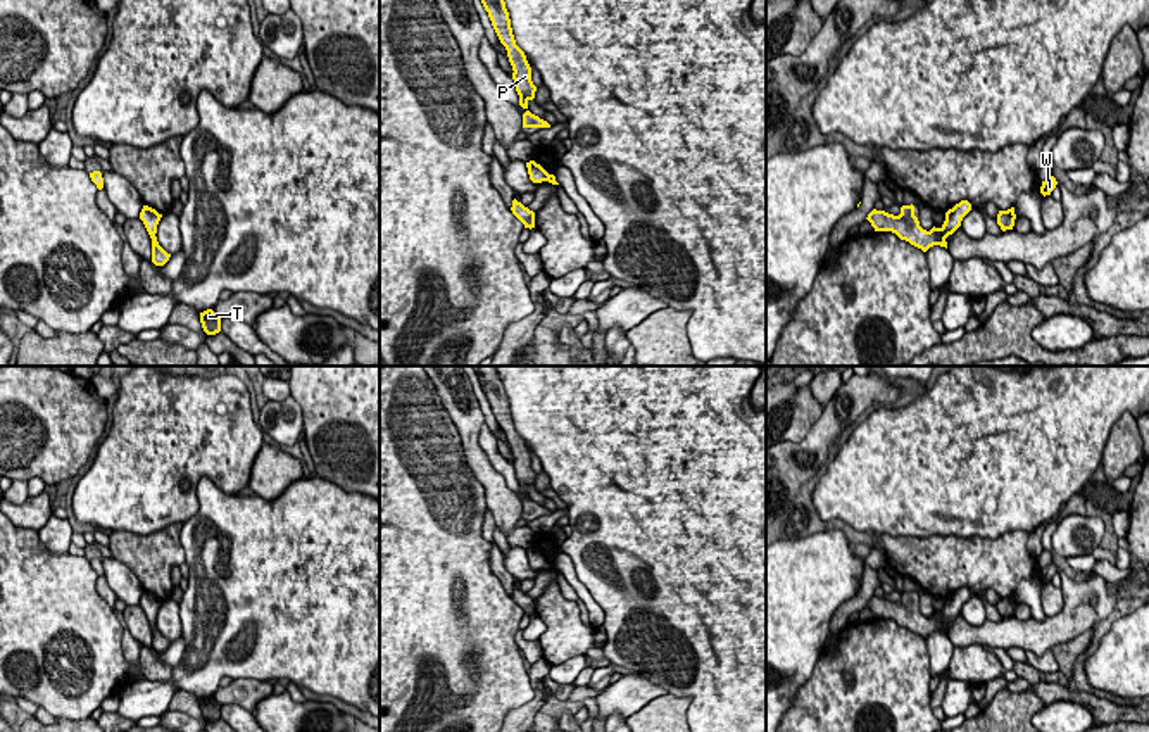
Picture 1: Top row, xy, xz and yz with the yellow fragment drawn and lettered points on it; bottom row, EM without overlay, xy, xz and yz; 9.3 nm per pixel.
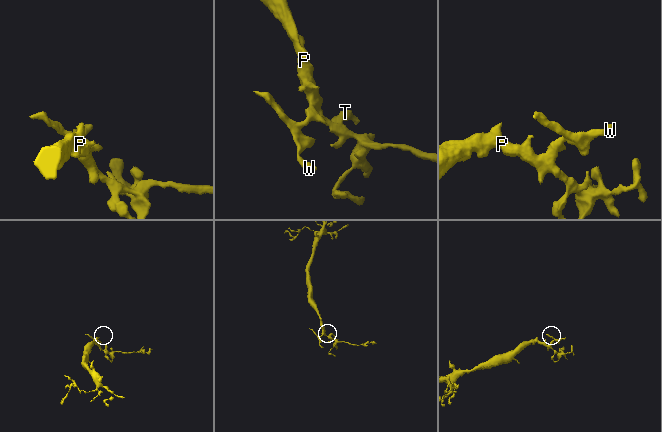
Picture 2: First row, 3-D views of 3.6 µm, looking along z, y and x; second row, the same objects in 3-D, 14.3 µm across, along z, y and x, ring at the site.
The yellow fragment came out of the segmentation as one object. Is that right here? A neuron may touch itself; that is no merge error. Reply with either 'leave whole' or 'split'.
leave whole

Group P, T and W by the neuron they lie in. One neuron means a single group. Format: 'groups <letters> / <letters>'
groups P T W

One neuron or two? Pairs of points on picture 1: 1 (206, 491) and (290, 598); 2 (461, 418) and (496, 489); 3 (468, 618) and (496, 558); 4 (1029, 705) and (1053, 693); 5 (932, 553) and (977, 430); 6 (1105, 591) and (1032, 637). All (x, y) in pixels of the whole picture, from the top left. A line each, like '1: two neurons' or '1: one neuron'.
1: one neuron
2: one neuron
3: two neurons
4: two neurons
5: two neurons
6: one neuron

